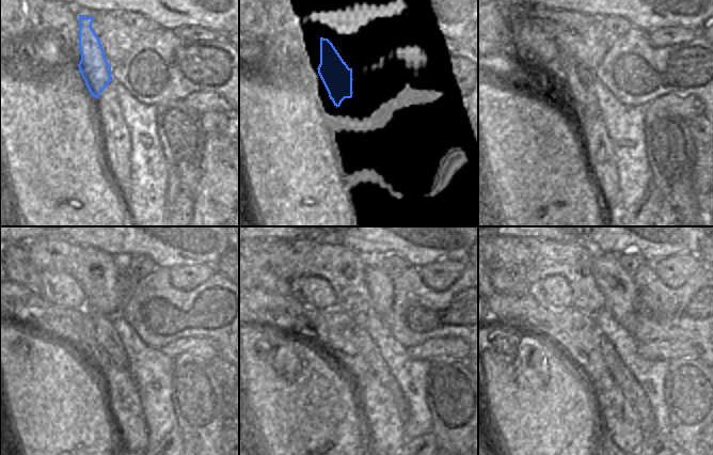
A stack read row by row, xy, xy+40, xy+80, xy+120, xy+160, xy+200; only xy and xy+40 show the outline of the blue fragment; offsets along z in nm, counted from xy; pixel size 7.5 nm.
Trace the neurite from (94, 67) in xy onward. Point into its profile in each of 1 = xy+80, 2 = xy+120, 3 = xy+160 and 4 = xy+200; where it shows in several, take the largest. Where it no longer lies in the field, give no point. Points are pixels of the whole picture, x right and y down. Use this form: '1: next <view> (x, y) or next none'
1: next xy+80 (580, 79)
2: next xy+120 (106, 334)
3: next xy+160 (377, 365)
4: next xy+200 (622, 377)

